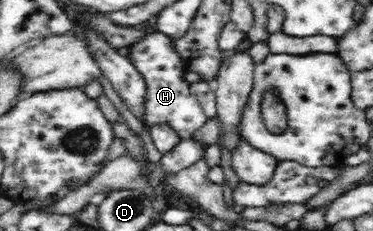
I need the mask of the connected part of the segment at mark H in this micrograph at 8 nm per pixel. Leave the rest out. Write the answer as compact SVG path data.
M161 32L145 35L138 42L128 48L129 53L125 56L131 64L135 65L135 69L141 73L141 77L145 81L145 111L144 121L141 121L145 130L156 124L169 125L180 136L181 139L187 139L192 134L201 128L208 117L197 101L197 97L193 96L190 91L189 83L184 79L185 65L183 59L174 49L173 42Z

